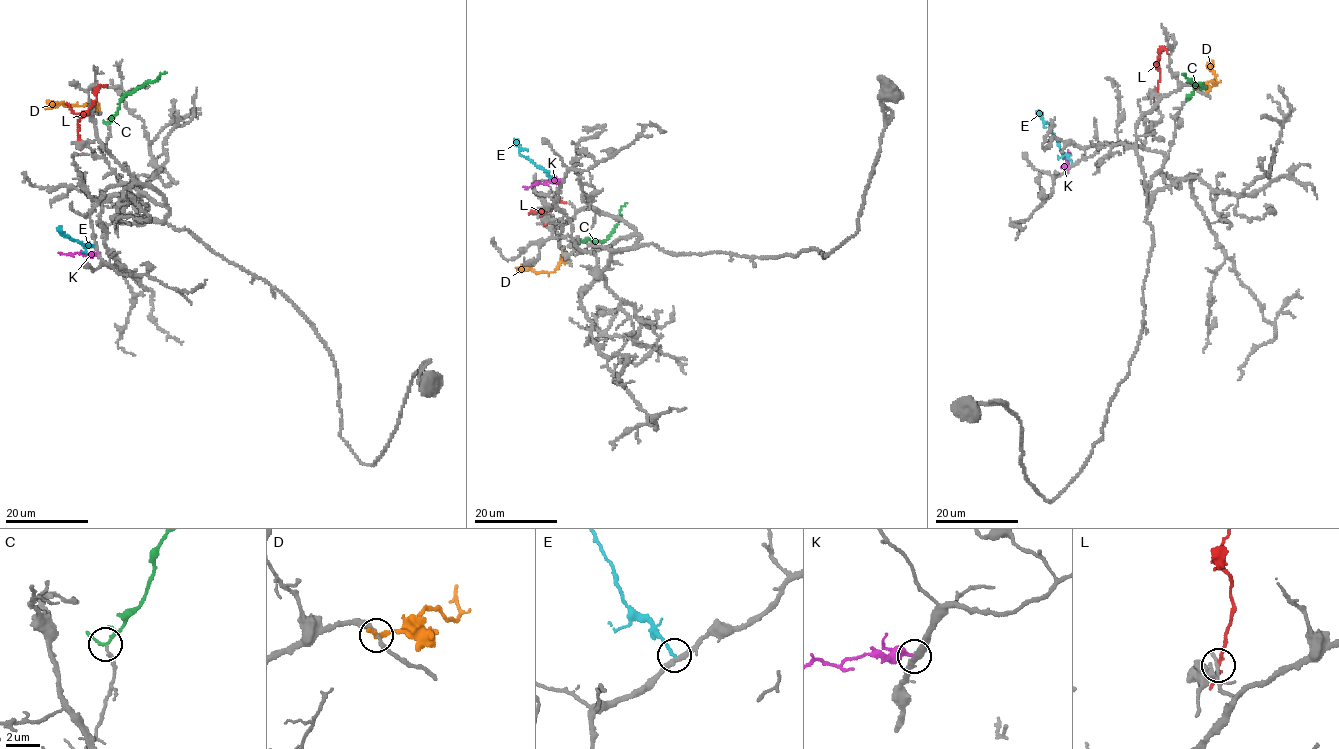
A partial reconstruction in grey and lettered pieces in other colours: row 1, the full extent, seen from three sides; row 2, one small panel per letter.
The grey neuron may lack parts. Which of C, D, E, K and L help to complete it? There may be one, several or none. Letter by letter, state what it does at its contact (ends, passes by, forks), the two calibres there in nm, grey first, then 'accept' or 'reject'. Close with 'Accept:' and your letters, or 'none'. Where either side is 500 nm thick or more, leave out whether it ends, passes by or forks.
C: it forks there; 200 nm thick on the grey side, 140 nm on the other; accept
D: it ends there; 240 nm thick on the grey side, 280 nm on the other; reject
E: it ends there; 280 nm thick on the grey side, 180 nm on the other; reject
K: it ends there; 320 nm thick on the grey side, 340 nm on the other; reject
L: it passes by; 160 nm thick on the grey side, 190 nm on the other; reject
Accept: C

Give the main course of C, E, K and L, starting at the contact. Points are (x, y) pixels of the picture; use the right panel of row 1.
C: (1186, 100), (1194, 87), (1204, 87), (1182, 75)
E: (1073, 164), (1060, 150), (1038, 110)
K: (1068, 169), (1065, 165), (1068, 149)
L: (1156, 91), (1159, 49), (1165, 48), (1166, 52)

